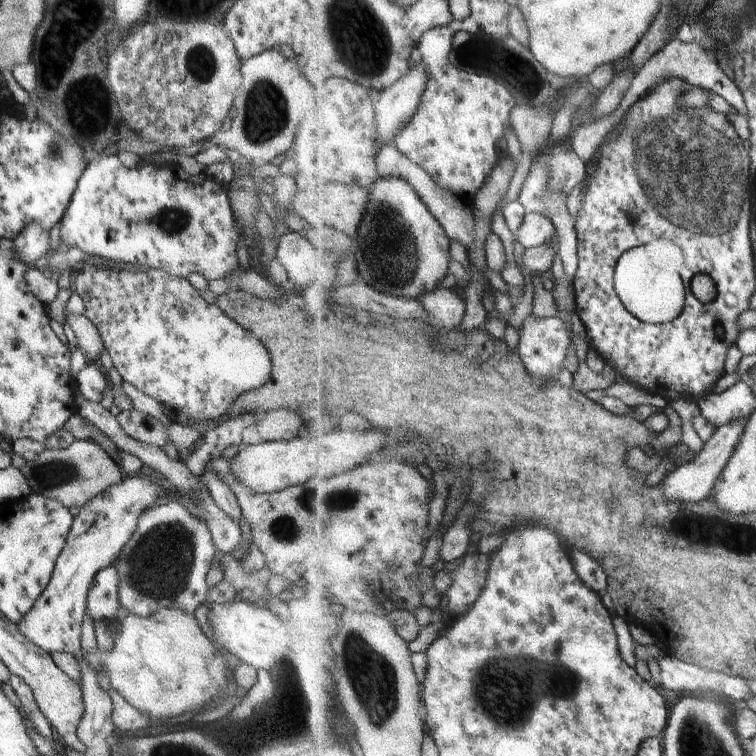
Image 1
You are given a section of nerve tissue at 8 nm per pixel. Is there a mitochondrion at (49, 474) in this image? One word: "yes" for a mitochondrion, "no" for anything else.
yes

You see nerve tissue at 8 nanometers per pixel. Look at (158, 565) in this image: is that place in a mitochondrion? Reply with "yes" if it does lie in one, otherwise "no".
yes

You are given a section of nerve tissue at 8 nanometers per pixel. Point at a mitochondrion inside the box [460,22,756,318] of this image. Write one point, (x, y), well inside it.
(688, 170)

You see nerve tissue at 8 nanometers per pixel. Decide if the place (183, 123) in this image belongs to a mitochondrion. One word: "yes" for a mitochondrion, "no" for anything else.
no

